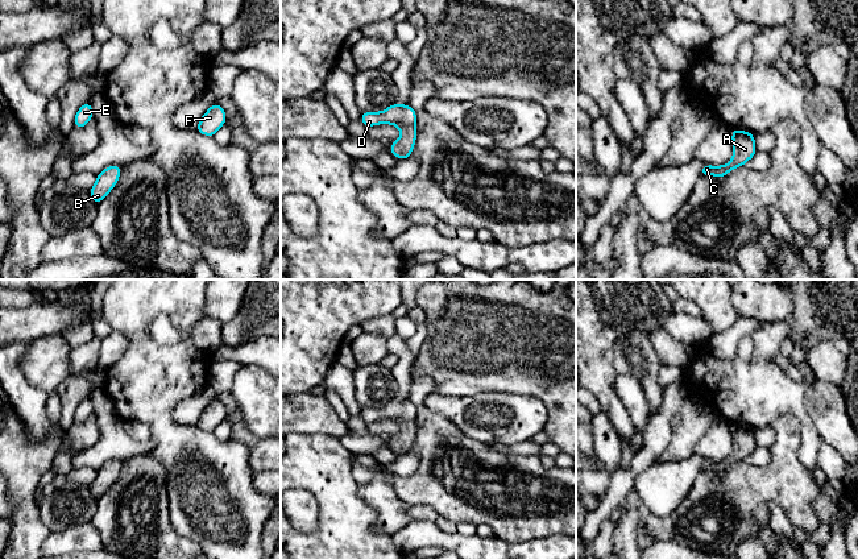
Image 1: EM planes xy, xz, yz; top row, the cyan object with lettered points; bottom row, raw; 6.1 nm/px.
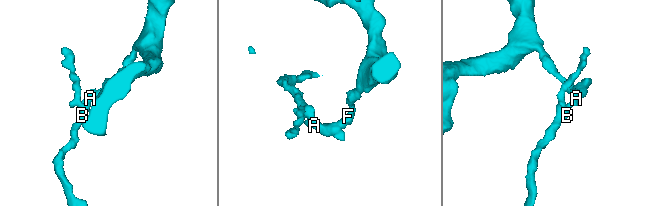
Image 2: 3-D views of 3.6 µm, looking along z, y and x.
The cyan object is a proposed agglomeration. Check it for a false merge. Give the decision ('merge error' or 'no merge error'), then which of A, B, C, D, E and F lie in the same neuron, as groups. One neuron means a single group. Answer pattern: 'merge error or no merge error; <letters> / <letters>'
no merge error; A B C D E F

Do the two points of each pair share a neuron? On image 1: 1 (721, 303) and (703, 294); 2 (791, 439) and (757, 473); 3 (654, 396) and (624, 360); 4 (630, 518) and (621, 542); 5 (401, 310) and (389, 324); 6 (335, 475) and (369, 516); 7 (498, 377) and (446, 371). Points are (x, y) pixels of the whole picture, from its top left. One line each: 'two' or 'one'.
1: one
2: one
3: one
4: one
5: two
6: one
7: one

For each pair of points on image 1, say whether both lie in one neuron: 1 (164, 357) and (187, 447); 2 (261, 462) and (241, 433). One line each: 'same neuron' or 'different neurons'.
1: same neuron
2: same neuron

